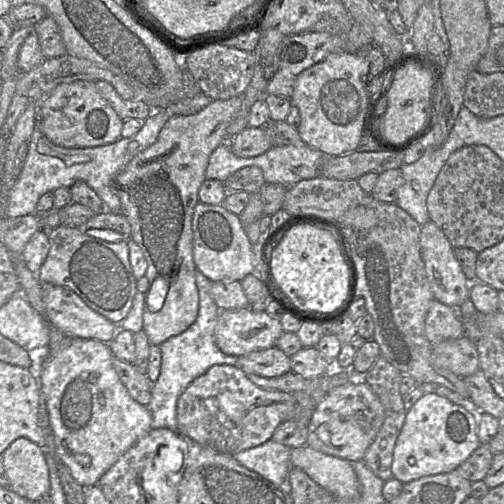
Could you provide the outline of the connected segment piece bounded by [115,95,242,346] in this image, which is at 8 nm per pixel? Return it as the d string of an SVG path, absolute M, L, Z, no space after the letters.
M242 95L226 100L211 100L201 111L191 115L174 115L162 127L156 142L136 155L115 179L122 213L131 226L131 239L142 250L146 261L149 289L145 293L143 330L151 345L160 346L171 337L185 332L197 319L199 294L196 285L196 265L193 257L192 218L199 203L198 192L206 180L211 153L227 141L227 128L242 104Z

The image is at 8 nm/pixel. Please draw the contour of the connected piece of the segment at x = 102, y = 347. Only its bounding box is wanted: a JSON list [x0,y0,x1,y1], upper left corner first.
[39,327,152,486]

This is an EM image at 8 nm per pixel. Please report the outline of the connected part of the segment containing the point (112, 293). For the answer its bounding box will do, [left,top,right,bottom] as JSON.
[37,225,137,325]

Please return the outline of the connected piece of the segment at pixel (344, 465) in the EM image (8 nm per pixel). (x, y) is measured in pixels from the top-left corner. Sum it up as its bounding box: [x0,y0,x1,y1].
[290,445,360,501]

